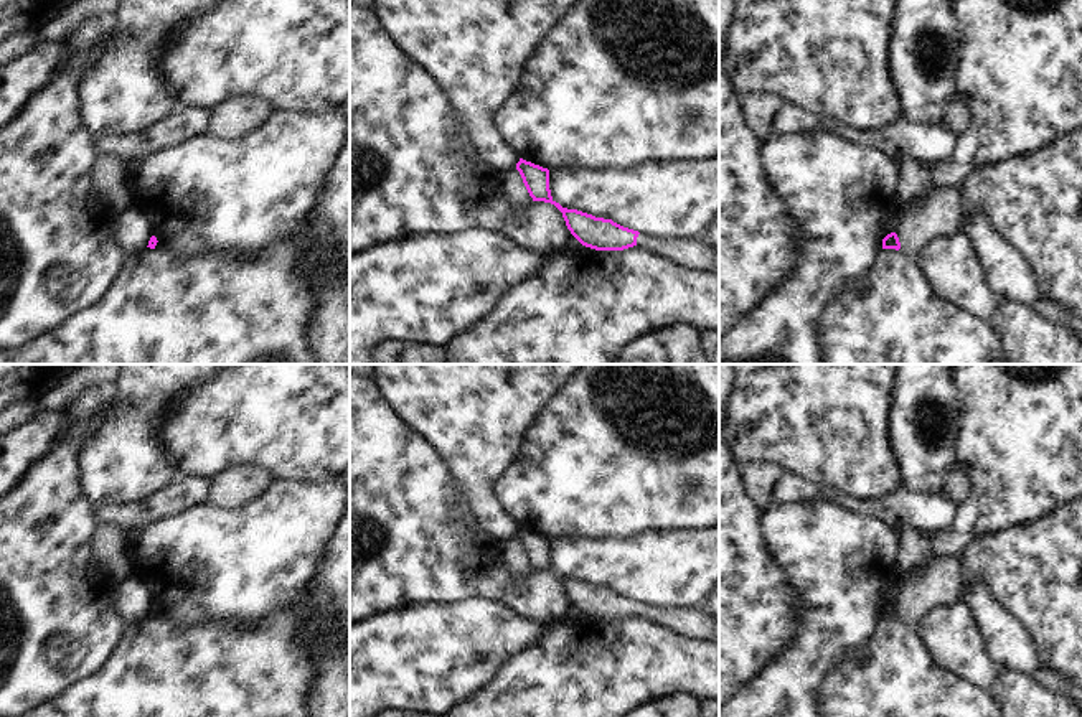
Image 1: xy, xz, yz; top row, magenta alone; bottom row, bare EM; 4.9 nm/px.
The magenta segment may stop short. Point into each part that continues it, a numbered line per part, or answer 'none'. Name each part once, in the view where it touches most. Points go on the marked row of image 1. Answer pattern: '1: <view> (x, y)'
1: xz (691, 253)

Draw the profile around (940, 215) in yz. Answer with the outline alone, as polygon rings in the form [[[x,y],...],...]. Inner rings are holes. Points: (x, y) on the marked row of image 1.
[[[937,188],[907,221],[901,221],[896,234],[901,252],[917,257],[920,249],[940,237],[960,231],[965,203],[960,188]]]

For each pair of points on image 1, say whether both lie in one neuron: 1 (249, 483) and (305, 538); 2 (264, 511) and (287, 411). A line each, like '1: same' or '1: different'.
1: different
2: different

